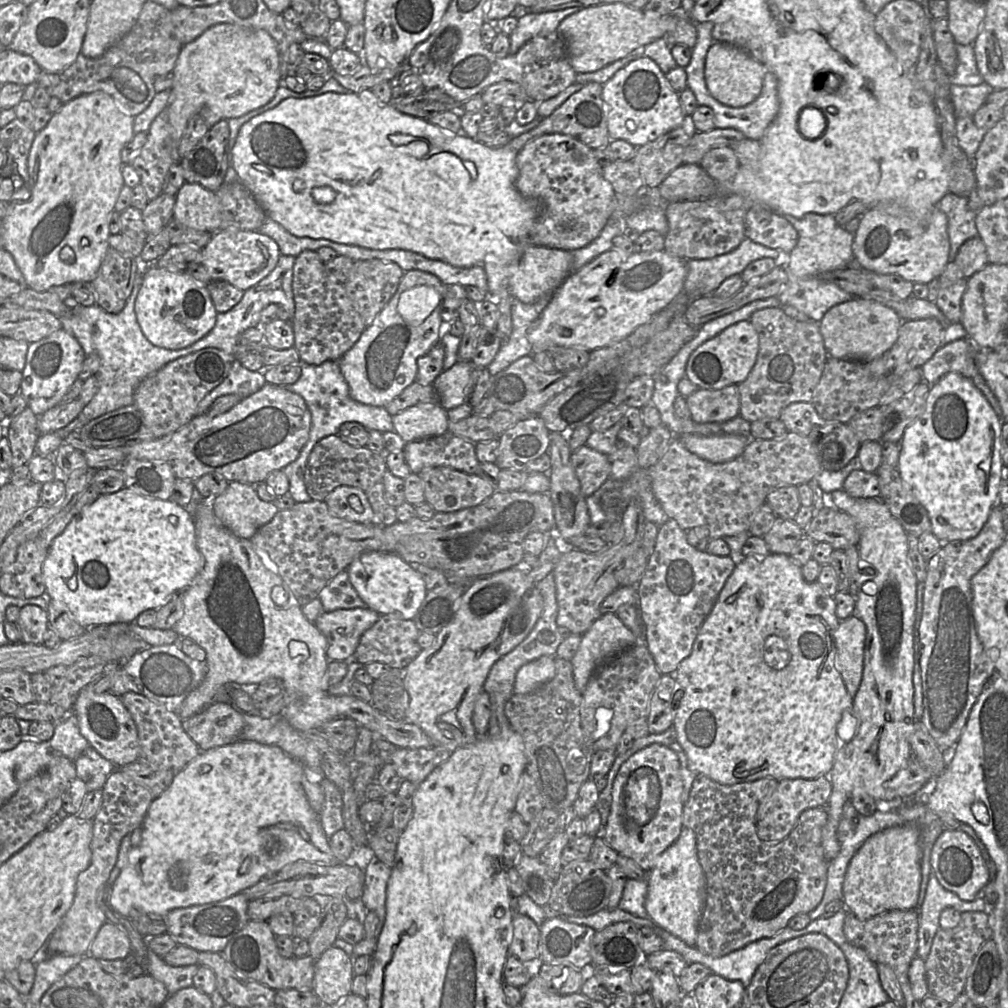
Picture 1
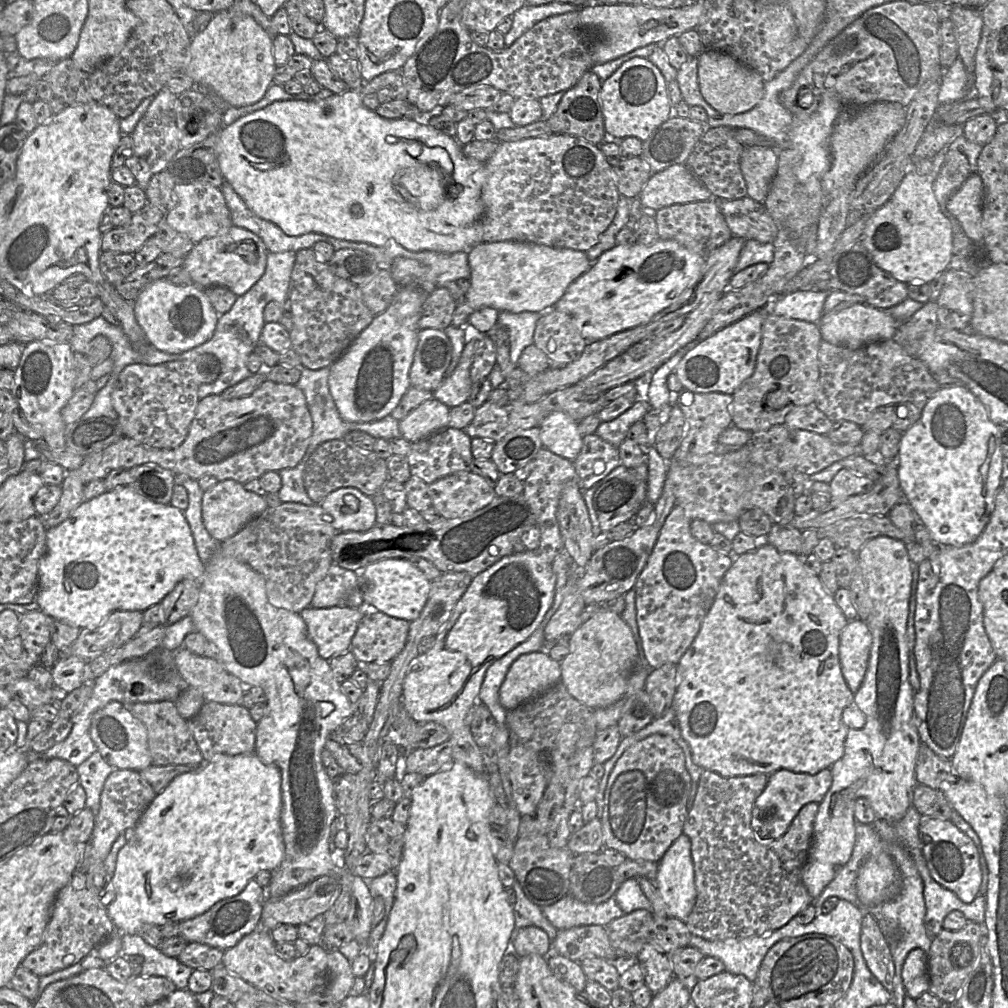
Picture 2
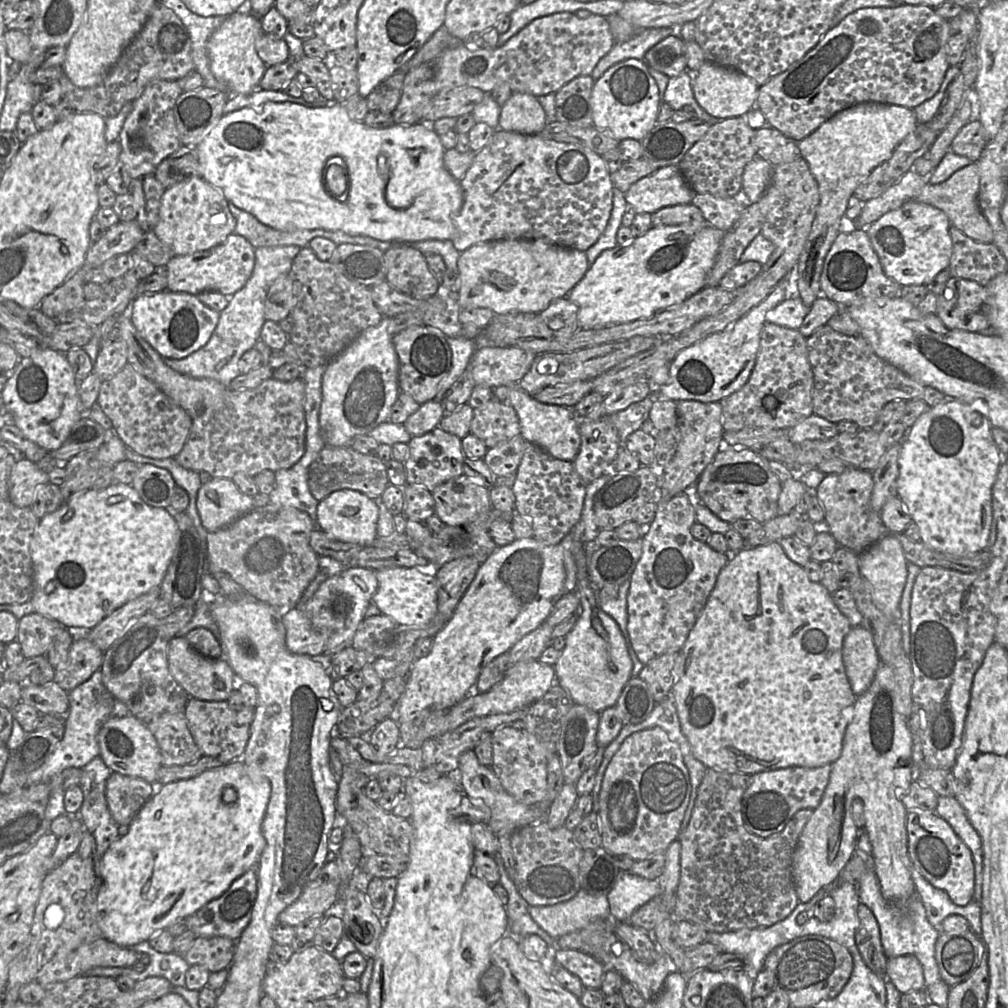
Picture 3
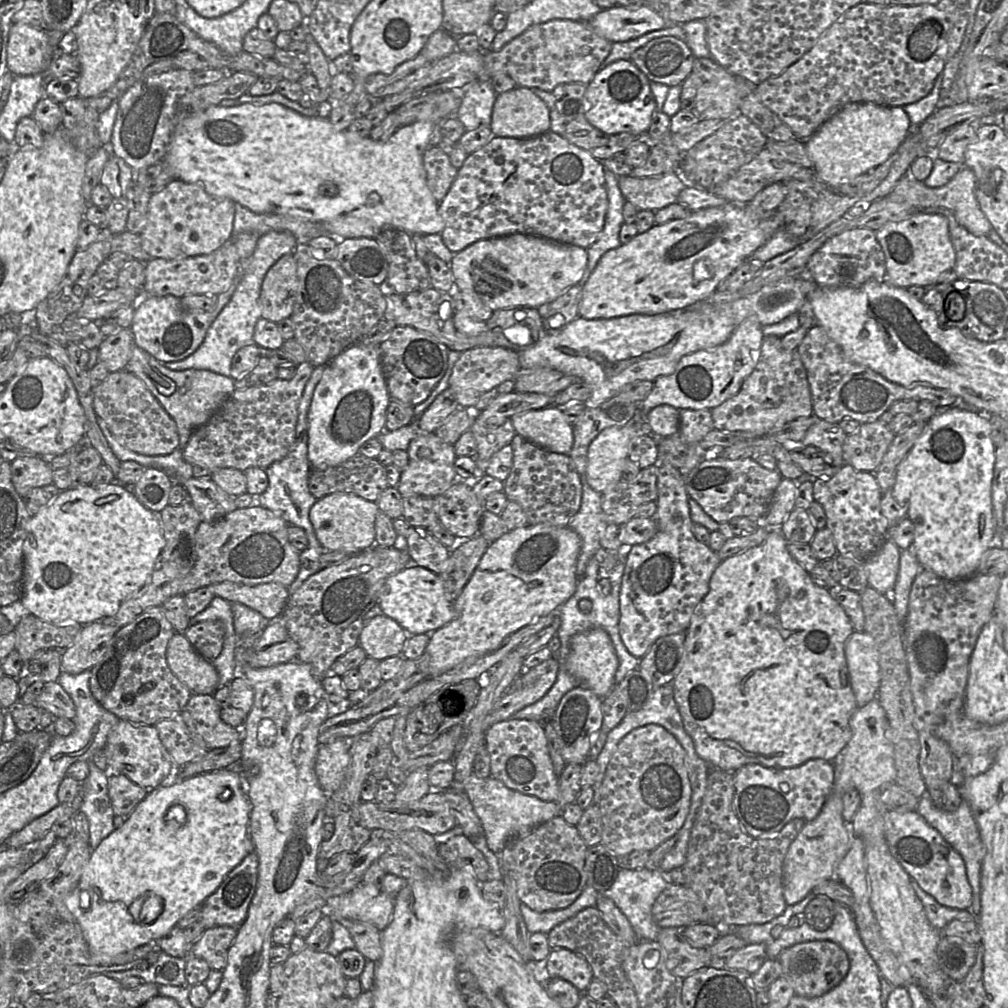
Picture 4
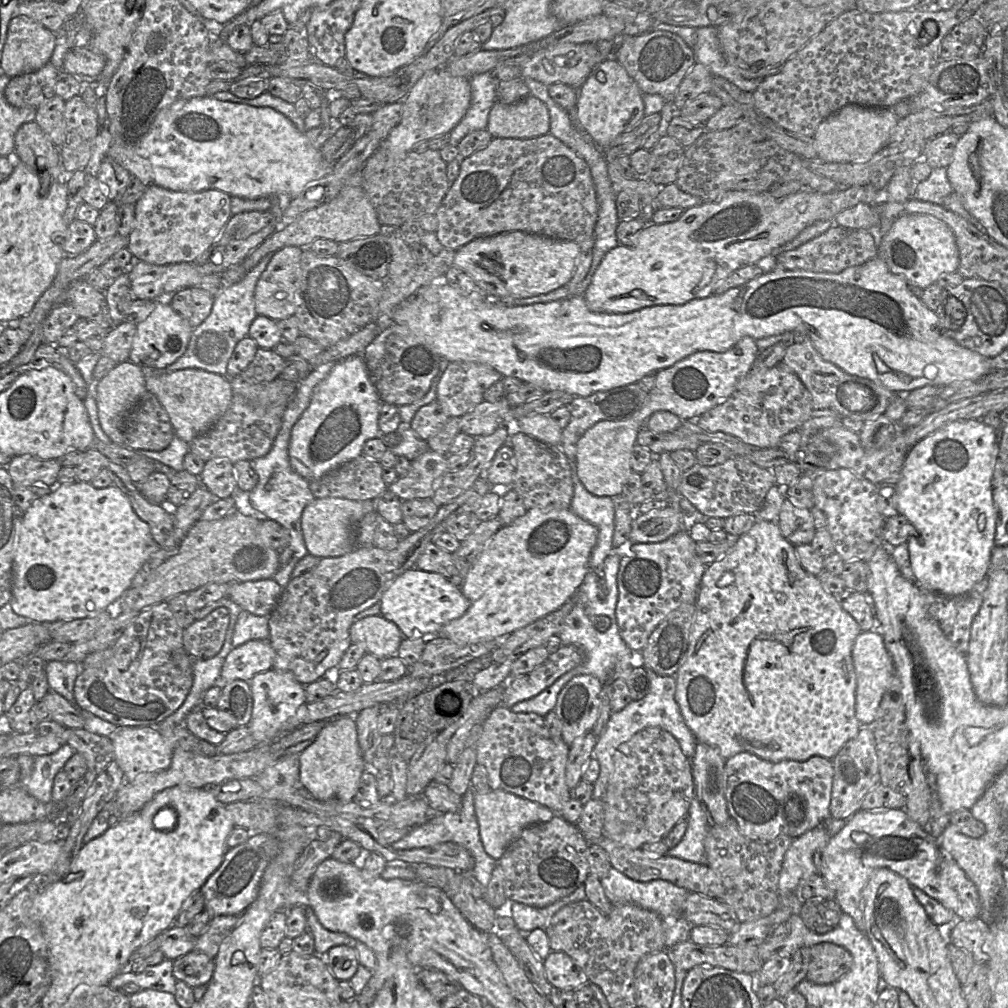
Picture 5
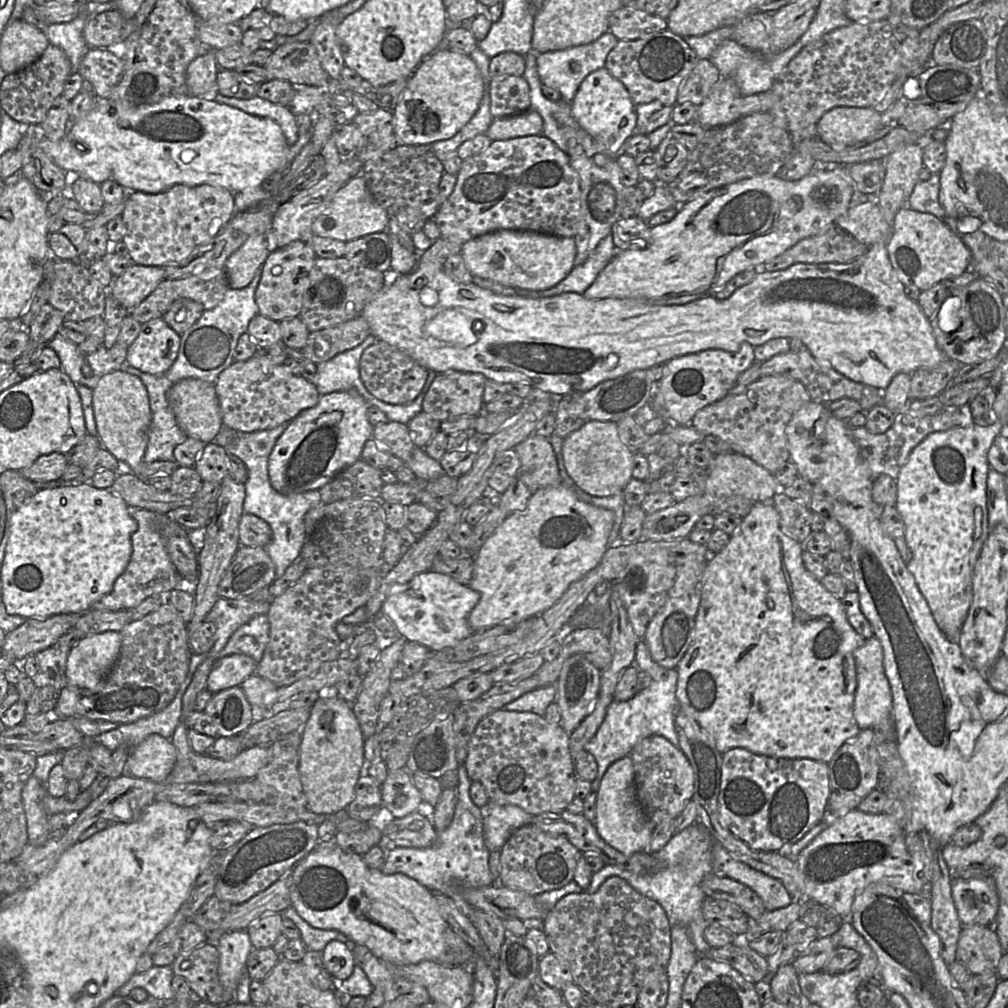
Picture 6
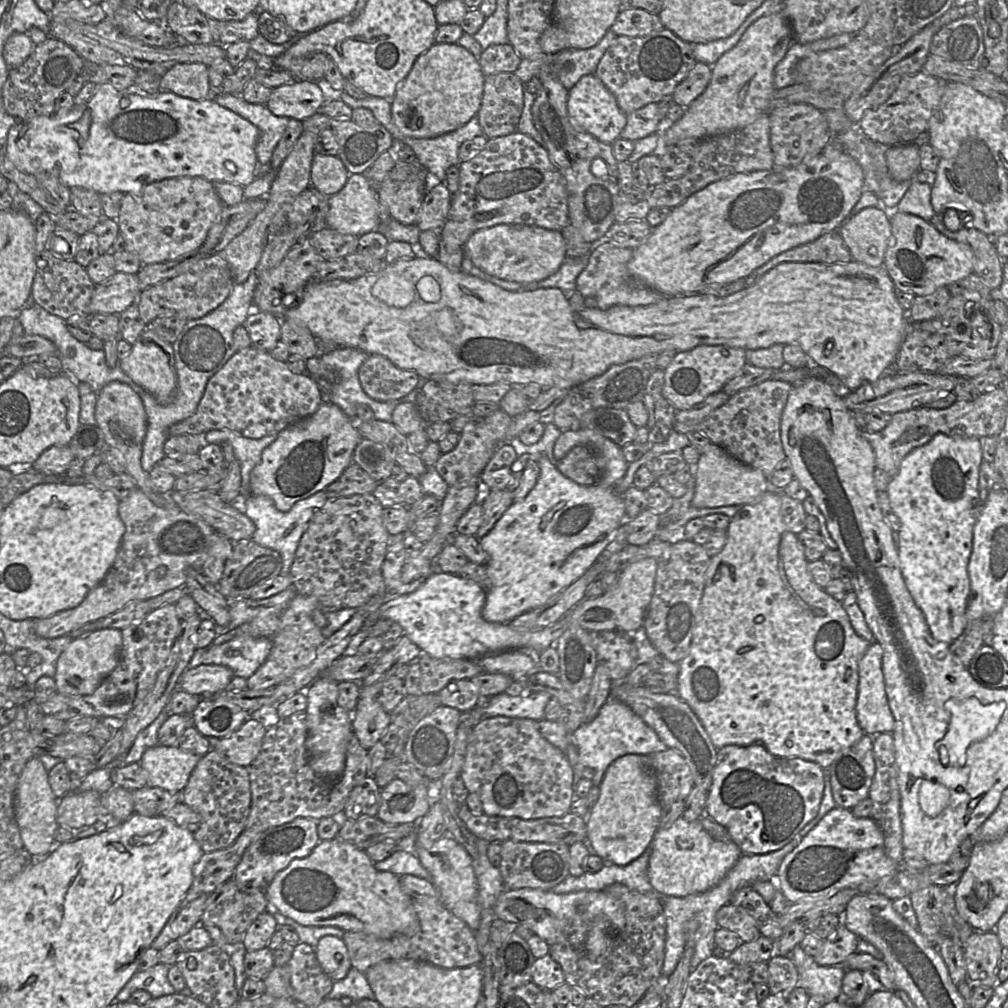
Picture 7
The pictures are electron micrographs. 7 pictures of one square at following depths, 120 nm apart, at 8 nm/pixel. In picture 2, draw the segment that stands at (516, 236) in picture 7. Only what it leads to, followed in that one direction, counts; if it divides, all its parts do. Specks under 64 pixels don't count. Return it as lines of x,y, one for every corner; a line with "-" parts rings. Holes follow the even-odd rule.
520,241
479,243
468,250
468,263
471,286
454,311
454,327
466,327
469,316
482,307
511,313
545,312
592,264
584,251

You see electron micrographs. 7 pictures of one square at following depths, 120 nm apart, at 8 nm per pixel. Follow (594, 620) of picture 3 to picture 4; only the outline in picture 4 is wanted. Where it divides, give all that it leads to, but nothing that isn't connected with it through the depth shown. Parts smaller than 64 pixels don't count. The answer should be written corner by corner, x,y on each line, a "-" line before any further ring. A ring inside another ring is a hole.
595,628
571,638
567,670
580,685
592,690
600,698
606,697
616,686
618,657
609,634

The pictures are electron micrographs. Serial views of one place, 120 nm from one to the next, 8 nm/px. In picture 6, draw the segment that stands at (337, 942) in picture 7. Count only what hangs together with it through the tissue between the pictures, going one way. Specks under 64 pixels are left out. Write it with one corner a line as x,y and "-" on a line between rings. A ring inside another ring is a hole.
332,940
327,943
321,955
325,968
337,982
347,979
353,972
355,958
351,944

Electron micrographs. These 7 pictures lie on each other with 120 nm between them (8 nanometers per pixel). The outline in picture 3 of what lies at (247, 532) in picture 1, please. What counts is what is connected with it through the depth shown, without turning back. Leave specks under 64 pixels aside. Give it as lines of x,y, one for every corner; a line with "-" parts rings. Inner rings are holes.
212,478
202,484
196,499
196,506
202,525
209,532
218,531
254,508
253,497
243,494
228,478

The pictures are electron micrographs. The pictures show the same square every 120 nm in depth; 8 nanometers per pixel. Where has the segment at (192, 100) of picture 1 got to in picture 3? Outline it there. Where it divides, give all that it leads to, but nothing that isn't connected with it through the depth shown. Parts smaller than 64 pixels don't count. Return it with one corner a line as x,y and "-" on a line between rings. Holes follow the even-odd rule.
236,11
227,16
208,40
207,51
212,74
236,94
248,95
259,87
267,68
256,51
256,41
263,33
260,17

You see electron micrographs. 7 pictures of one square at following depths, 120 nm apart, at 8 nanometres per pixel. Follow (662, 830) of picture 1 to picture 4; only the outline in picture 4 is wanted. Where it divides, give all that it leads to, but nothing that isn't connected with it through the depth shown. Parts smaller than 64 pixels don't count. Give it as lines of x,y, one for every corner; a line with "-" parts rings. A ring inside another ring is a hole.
648,724
632,730
619,742
601,786
601,843
615,856
637,850
653,851
682,828
691,805
686,751
668,730

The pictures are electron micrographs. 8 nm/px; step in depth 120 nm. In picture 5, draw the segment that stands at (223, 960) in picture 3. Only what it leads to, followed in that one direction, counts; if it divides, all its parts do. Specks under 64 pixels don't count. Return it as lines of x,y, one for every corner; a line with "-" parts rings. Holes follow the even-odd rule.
240,915
215,916
206,931
197,938
195,950
215,959
220,945
240,921

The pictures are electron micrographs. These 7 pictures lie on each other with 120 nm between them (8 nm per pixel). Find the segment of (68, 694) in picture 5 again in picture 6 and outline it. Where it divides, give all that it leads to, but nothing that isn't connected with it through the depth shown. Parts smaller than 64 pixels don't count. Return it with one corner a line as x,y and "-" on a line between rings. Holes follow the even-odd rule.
53,645
36,653
40,665
38,674
32,678
36,687
52,685
57,690
62,690
68,684
66,663
70,650

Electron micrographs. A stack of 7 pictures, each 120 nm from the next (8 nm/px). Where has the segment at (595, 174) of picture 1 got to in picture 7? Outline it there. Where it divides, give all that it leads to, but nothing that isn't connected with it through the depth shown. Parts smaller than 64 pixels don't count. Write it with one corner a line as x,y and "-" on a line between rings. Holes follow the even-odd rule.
514,132
488,139
484,149
460,162
459,188
451,195
448,219
470,224
472,232
498,224
522,224
561,231
569,222
564,180
544,146

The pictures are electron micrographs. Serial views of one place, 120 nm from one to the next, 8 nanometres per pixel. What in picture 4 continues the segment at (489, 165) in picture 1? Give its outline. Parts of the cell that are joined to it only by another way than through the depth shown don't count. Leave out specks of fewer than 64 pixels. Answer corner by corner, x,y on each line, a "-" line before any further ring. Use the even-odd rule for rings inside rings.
246,103
233,107
216,105
206,109
196,117
182,120
177,123
167,154
161,161
166,161
170,166
173,170
173,176
175,179
186,183
198,184
202,186
208,194
220,198
229,198
258,214
282,214
315,223
322,223
339,217
356,217
362,220
367,220
377,231
384,229
398,229
406,231
411,235
440,234
445,227
445,222
439,214
440,203
436,201
427,185
426,171
423,165
423,153
429,147
434,126
435,123
431,121
417,121
399,127
387,141
377,142
369,137
360,137
359,135
347,130
336,131
328,118
303,116
278,103
264,105
-
320,185
324,185
328,188
327,193
323,195
320,193

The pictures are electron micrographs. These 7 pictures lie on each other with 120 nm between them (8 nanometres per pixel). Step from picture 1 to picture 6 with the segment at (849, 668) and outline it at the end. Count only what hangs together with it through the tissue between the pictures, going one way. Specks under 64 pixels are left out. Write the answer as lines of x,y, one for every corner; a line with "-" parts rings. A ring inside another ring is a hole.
875,637
865,640
865,643
854,651
857,687
855,691
853,716
860,729
873,729
876,726
892,720
892,694
883,667
883,649

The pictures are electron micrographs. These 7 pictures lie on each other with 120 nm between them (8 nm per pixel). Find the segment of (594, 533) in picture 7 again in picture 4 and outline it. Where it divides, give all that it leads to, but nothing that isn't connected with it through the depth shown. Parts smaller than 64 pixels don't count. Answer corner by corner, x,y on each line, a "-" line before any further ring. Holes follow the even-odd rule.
546,524
517,528
490,542
475,571
454,602
456,617
430,636
425,649
430,657
429,677
436,677
451,670
468,657
496,649
519,629
556,613
576,591
576,567
580,548
580,536
568,526

